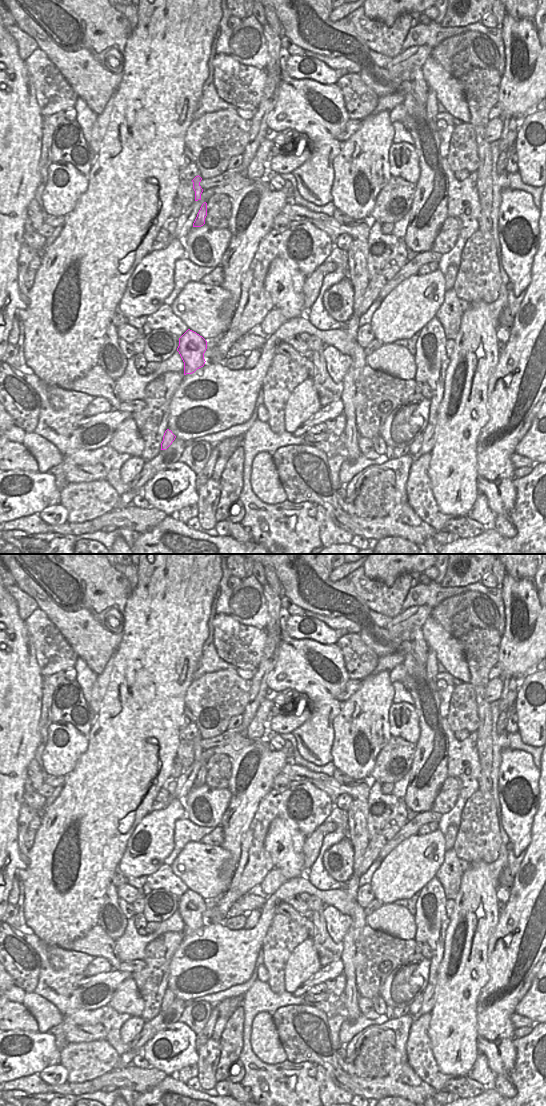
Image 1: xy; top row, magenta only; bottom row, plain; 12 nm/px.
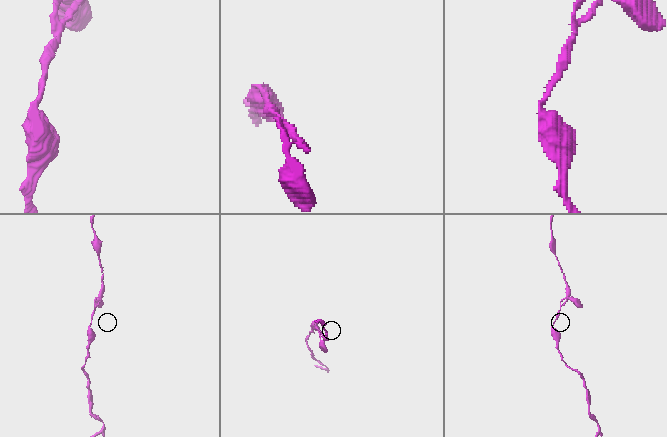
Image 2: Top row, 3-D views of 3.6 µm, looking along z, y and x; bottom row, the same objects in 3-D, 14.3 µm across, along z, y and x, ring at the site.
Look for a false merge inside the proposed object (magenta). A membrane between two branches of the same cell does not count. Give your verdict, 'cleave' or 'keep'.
cleave

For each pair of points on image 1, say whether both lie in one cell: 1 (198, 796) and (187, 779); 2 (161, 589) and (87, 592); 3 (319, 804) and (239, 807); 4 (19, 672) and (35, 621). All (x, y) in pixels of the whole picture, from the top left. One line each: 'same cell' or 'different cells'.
1: different cells
2: different cells
3: different cells
4: different cells

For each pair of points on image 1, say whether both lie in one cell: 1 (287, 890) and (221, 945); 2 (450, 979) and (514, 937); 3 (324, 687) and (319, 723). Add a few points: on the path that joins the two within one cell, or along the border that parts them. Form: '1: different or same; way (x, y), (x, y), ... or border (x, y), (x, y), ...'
1: same; way (269, 907), (263, 924), (240, 945)
2: different; border (491, 932), (488, 938), (488, 978)
3: different; border (335, 697), (314, 709)

